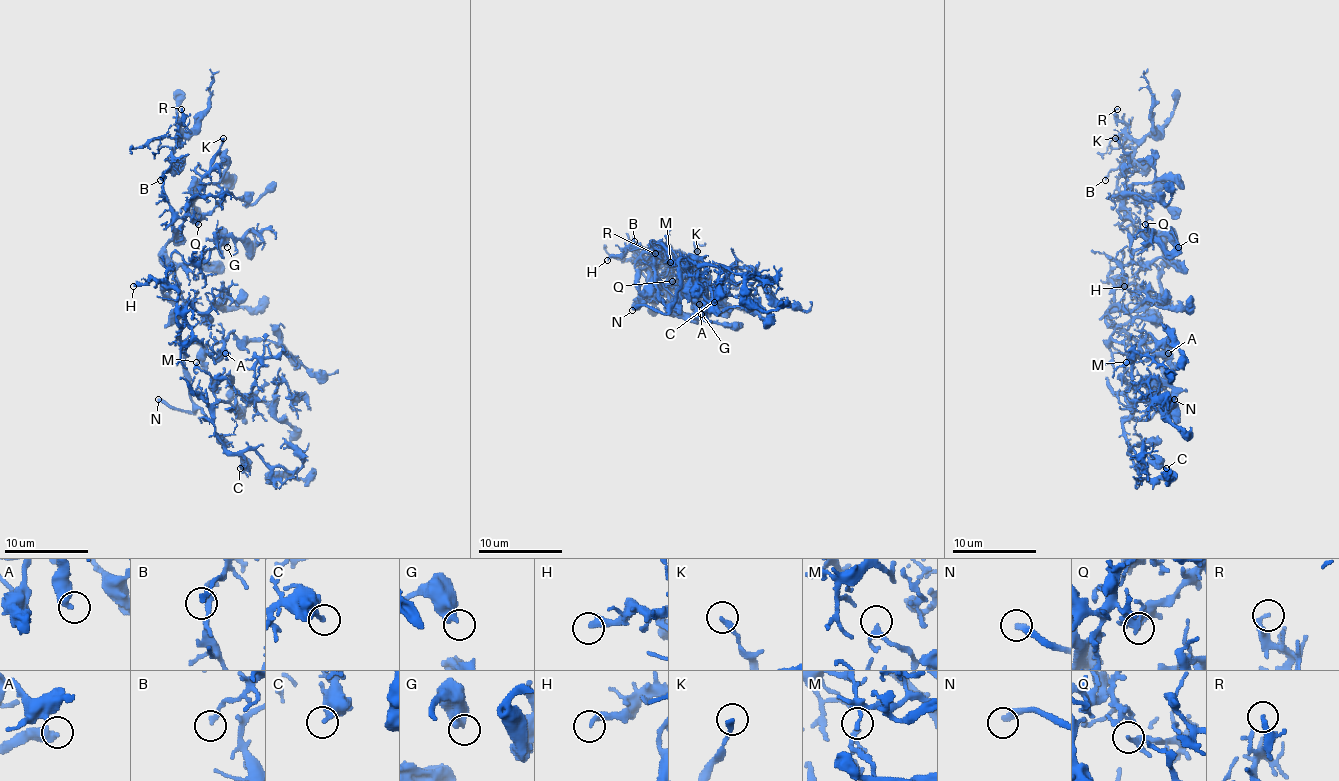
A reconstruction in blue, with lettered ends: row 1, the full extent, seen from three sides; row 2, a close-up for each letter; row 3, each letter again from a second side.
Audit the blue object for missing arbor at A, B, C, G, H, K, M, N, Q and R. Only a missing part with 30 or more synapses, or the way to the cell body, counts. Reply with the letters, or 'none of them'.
N

